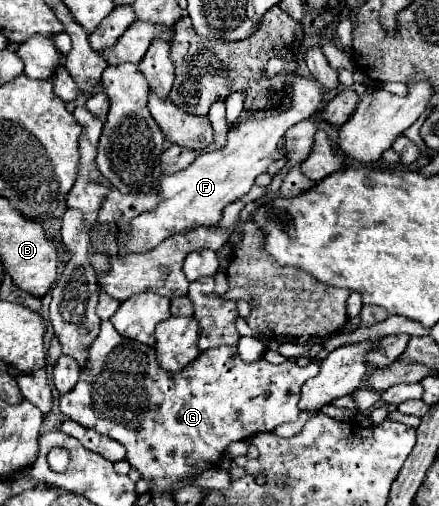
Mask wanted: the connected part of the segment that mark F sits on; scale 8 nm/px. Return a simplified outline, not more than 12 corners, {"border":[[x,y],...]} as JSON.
{"border":[[296,76],[292,106],[256,110],[218,152],[162,174],[128,252],[148,252],[250,192],[280,158],[292,124],[320,108],[318,82]]}

